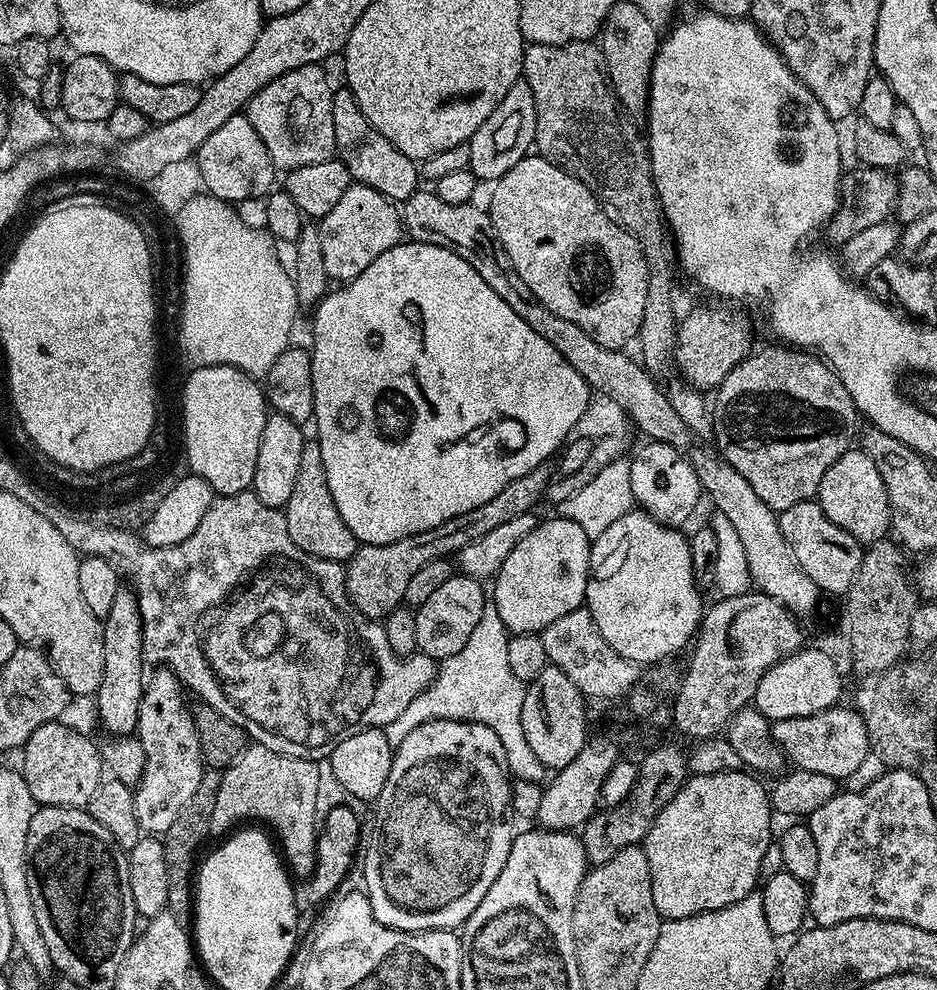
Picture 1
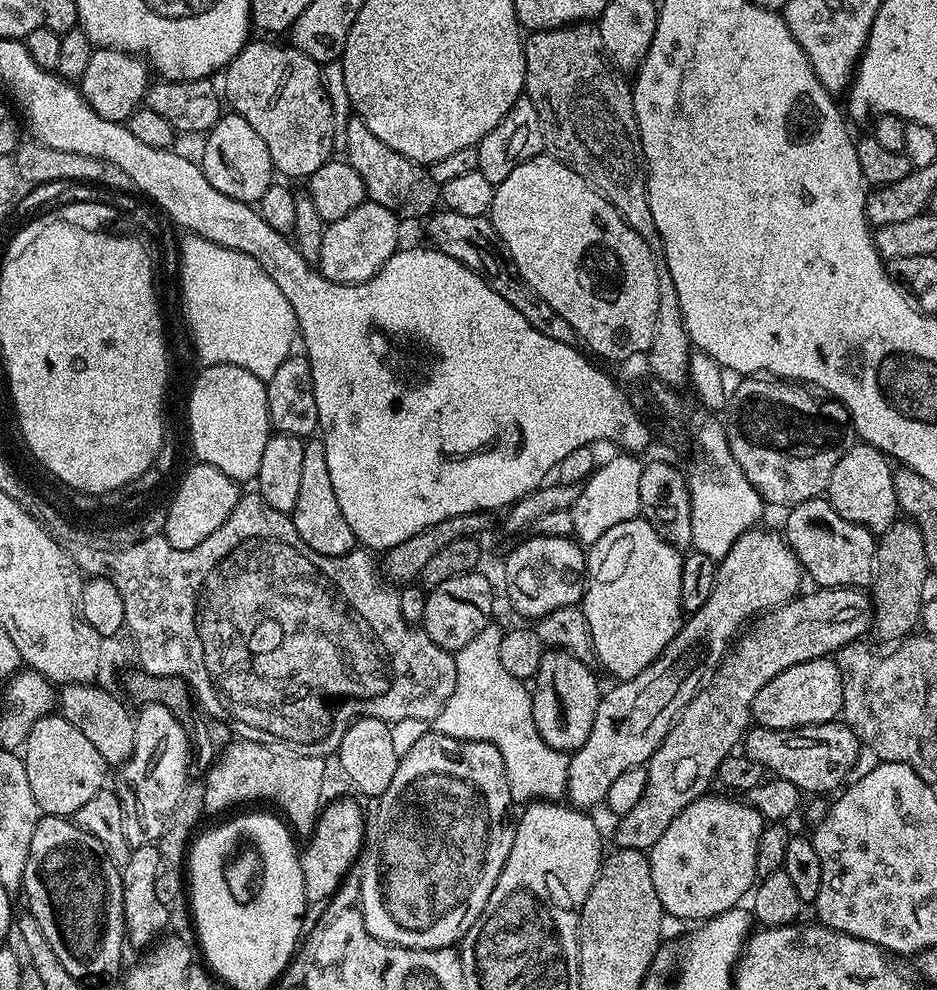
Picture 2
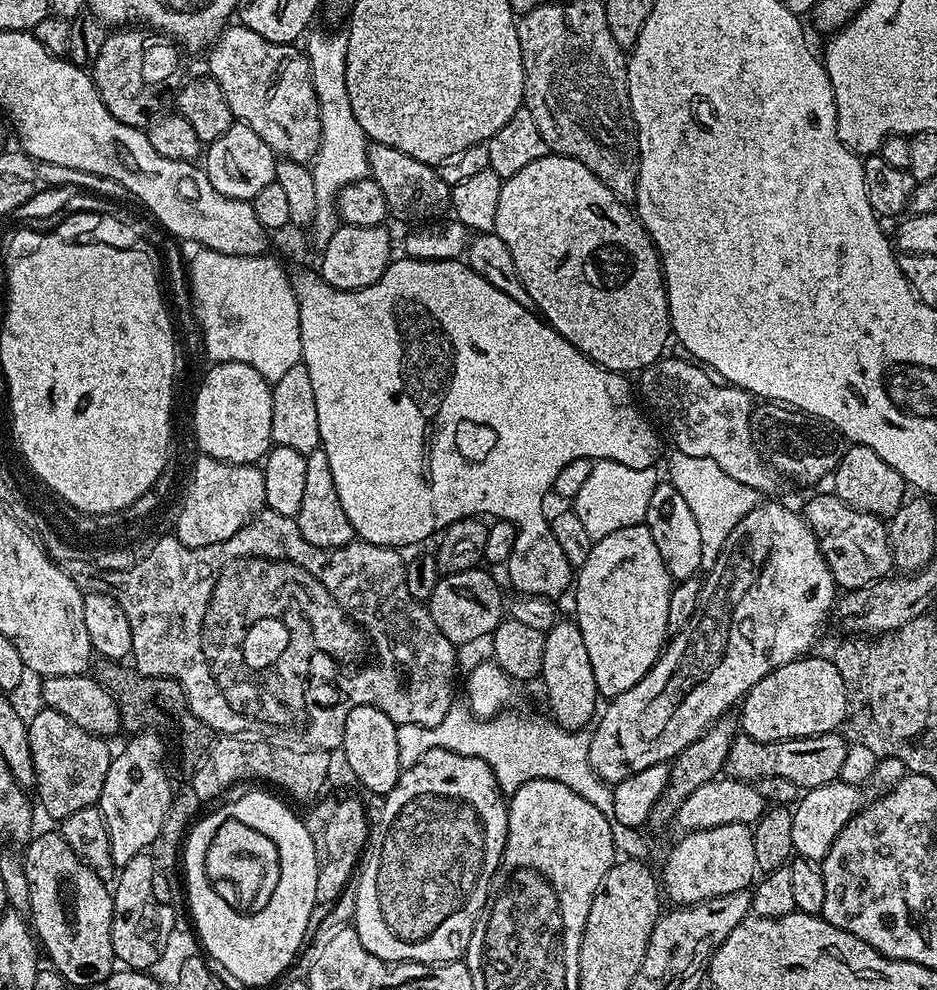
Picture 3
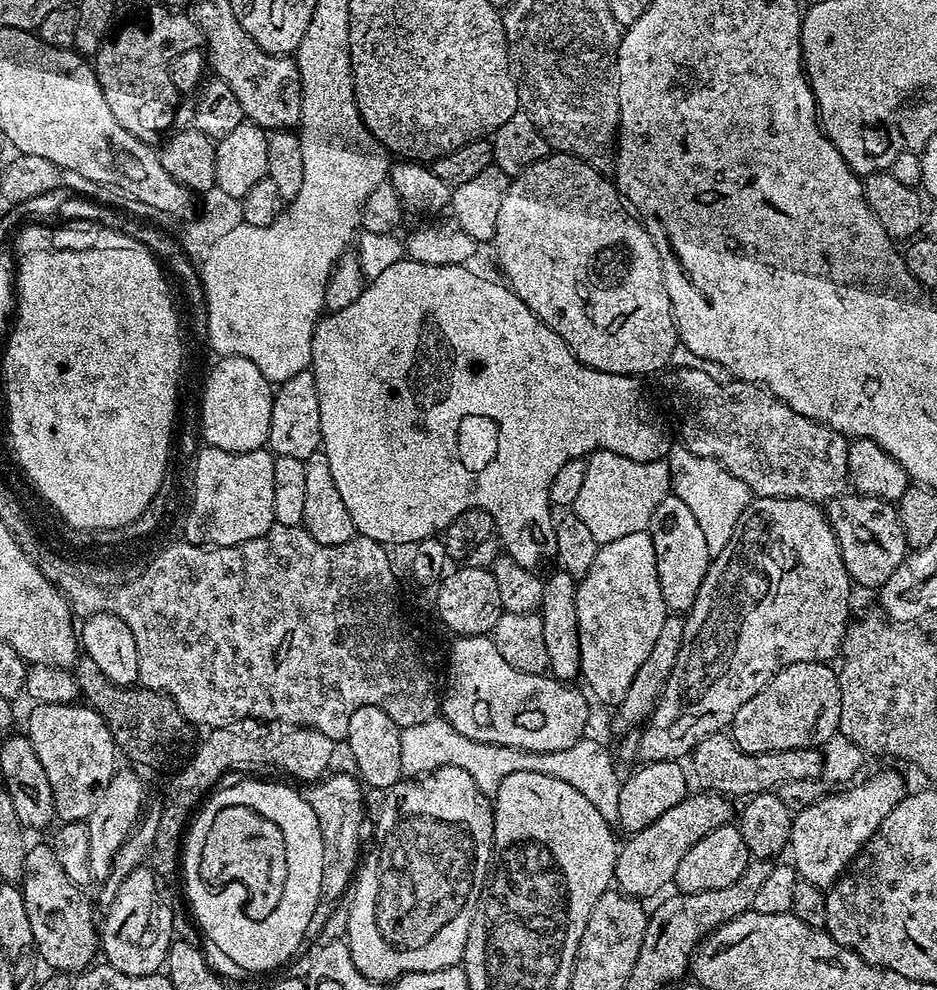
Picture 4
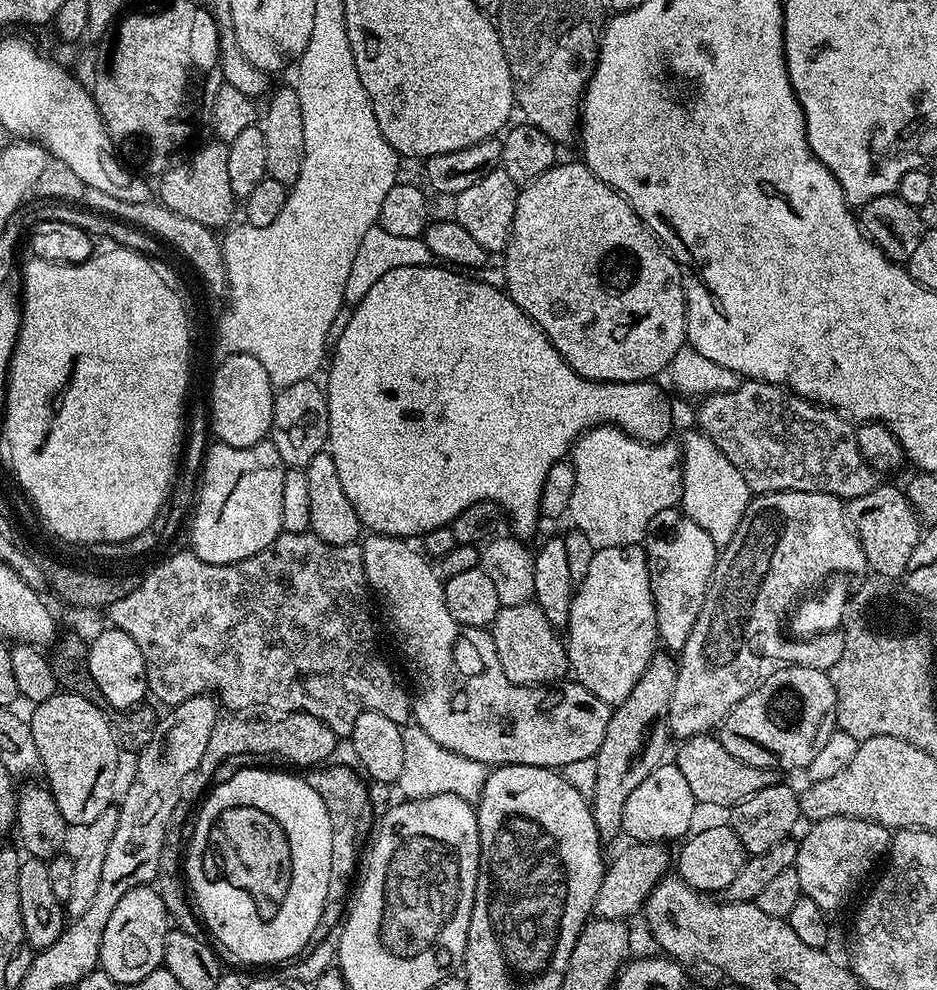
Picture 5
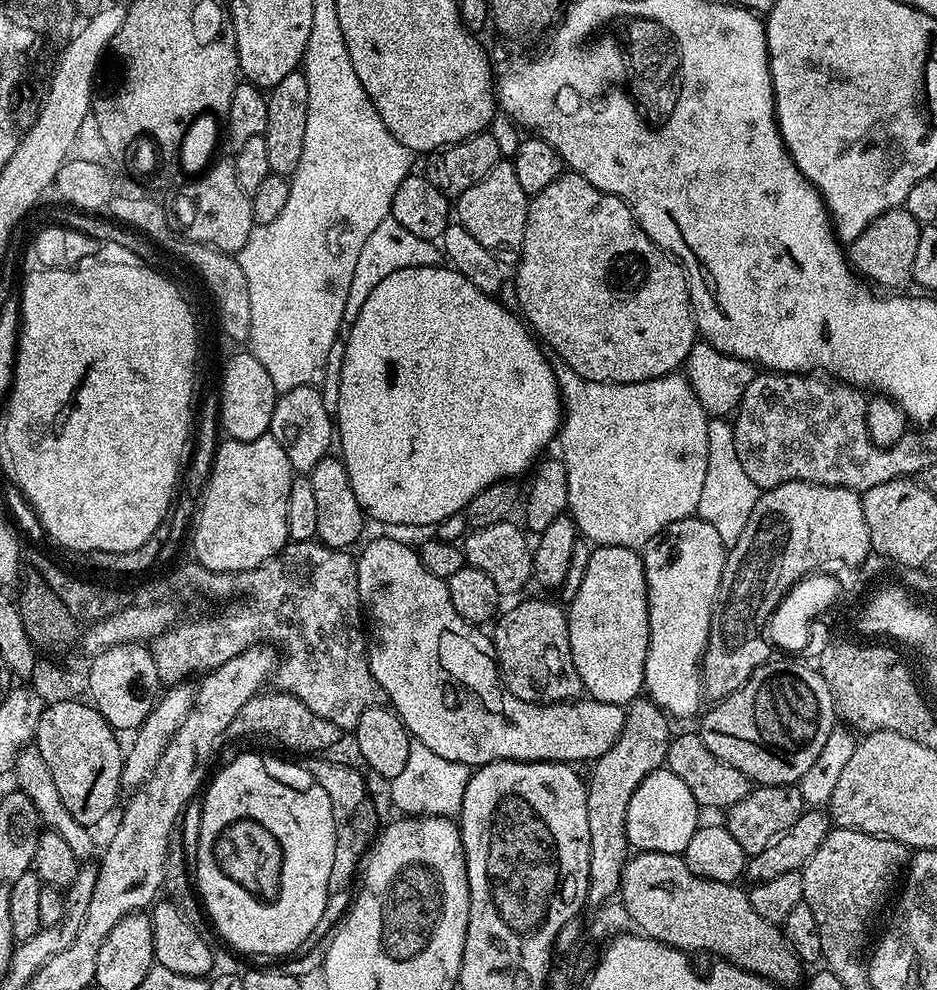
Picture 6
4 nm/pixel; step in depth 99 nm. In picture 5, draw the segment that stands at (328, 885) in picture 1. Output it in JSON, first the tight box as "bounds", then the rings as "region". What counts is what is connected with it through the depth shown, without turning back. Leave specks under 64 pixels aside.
{"bounds":[306,763,374,906],"region":[[[336,763],[317,766],[311,769],[306,776],[308,784],[314,786],[314,790],[318,790],[318,794],[322,794],[322,802],[326,802],[326,810],[330,814],[332,845],[330,846],[328,904],[332,906],[347,894],[348,883],[351,880],[353,883],[358,872],[358,861],[361,859],[362,849],[374,828],[374,813],[368,797],[368,784],[365,777],[355,767],[353,767],[354,769],[347,768],[344,764]]]}

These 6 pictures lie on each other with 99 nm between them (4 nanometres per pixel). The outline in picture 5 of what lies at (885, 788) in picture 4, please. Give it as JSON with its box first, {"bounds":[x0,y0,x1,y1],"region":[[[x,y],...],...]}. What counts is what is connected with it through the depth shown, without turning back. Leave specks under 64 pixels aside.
{"bounds":[794,816,892,914],"region":[[[835,816],[815,821],[804,837],[799,837],[794,865],[805,896],[814,898],[826,914],[833,914],[852,896],[864,875],[885,859],[892,845],[892,832],[885,824],[862,816]]]}

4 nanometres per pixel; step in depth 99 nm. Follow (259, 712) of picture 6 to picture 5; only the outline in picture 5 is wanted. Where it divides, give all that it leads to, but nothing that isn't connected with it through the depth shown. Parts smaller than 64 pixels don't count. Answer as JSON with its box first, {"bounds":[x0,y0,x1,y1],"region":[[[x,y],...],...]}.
{"bounds":[198,712,338,780],"region":[[[289,712],[277,715],[277,720],[251,720],[248,714],[228,714],[228,717],[217,719],[214,730],[210,734],[210,742],[206,742],[206,754],[202,754],[202,762],[198,776],[208,780],[227,760],[235,756],[277,756],[280,760],[293,760],[300,770],[311,770],[325,762],[331,761],[336,752],[338,738],[322,718],[314,718],[314,714],[305,712]]]}

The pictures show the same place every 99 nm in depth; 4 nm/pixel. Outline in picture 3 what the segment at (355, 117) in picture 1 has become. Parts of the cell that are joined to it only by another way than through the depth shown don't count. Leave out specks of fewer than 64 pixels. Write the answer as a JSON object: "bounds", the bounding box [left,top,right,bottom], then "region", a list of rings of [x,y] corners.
{"bounds":[368,144,452,222],"region":[[[384,144],[368,145],[368,176],[378,182],[386,206],[393,217],[409,222],[435,221],[449,211],[452,203],[452,190],[449,184],[442,182],[435,167],[418,162],[418,158],[410,158],[410,154],[402,154],[402,150],[387,148]]]}

